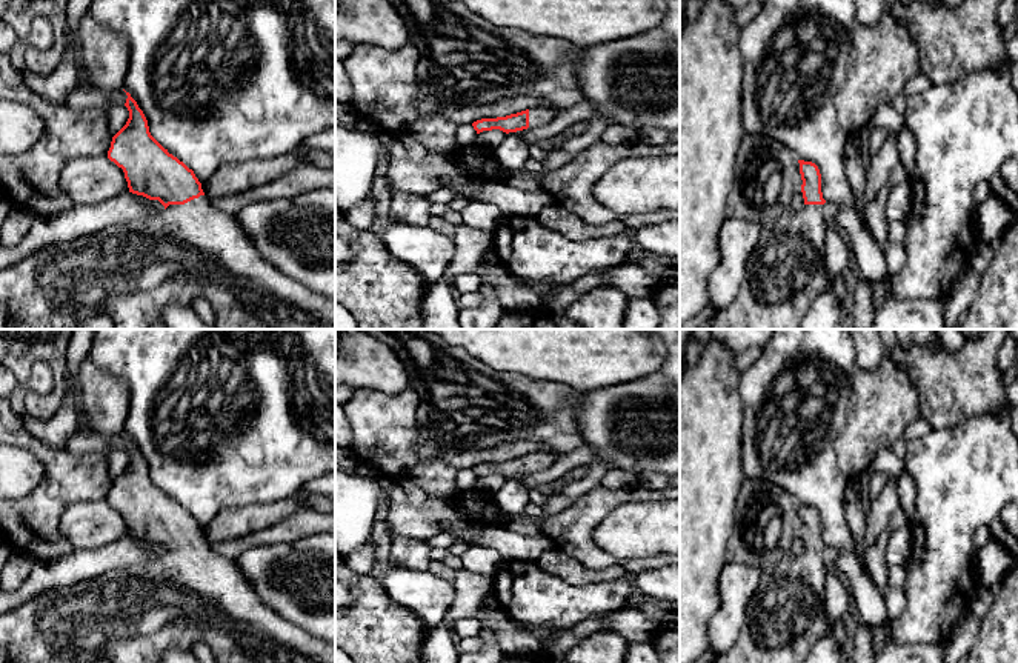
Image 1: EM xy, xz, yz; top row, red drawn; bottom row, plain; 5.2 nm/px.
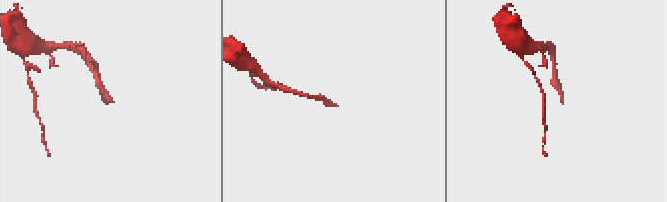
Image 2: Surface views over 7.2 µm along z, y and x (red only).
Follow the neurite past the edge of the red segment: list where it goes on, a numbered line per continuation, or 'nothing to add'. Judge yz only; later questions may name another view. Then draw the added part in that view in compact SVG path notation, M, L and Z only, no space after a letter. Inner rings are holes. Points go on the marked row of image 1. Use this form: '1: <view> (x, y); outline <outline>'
1: yz (786, 271); outline M804 205L798 212L783 214L772 226L763 228L749 255L746 277L737 298L724 309L714 309L700 329L800 329L815 298L829 288L826 268L826 231L823 205Z

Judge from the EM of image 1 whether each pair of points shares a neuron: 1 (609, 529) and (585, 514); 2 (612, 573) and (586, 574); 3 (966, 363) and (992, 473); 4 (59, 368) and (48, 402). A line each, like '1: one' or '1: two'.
1: two
2: one
3: two
4: one

